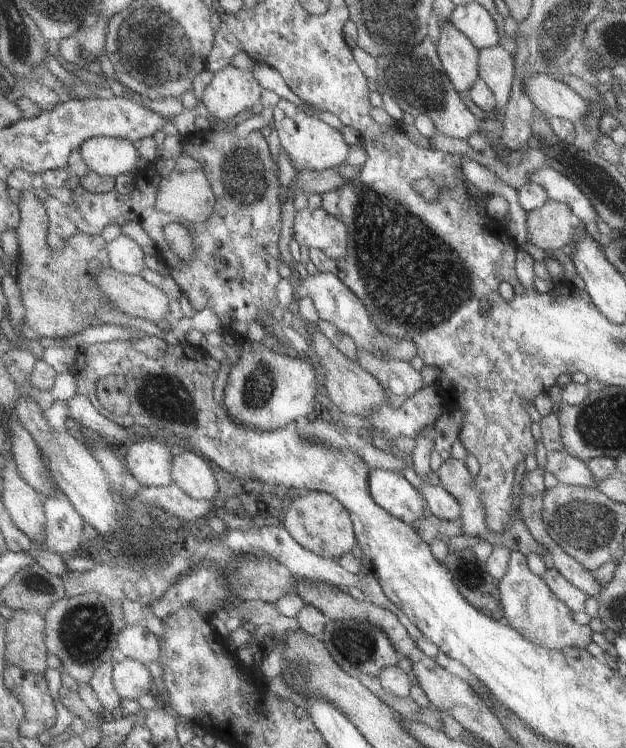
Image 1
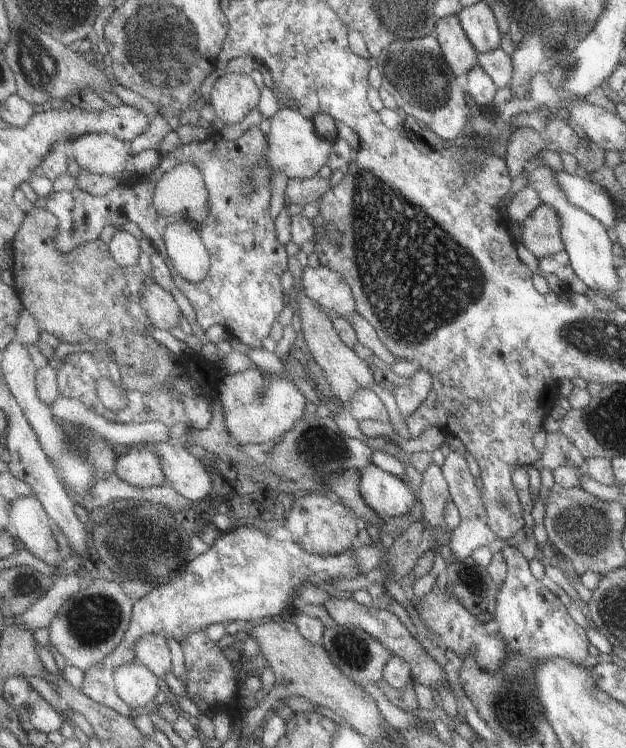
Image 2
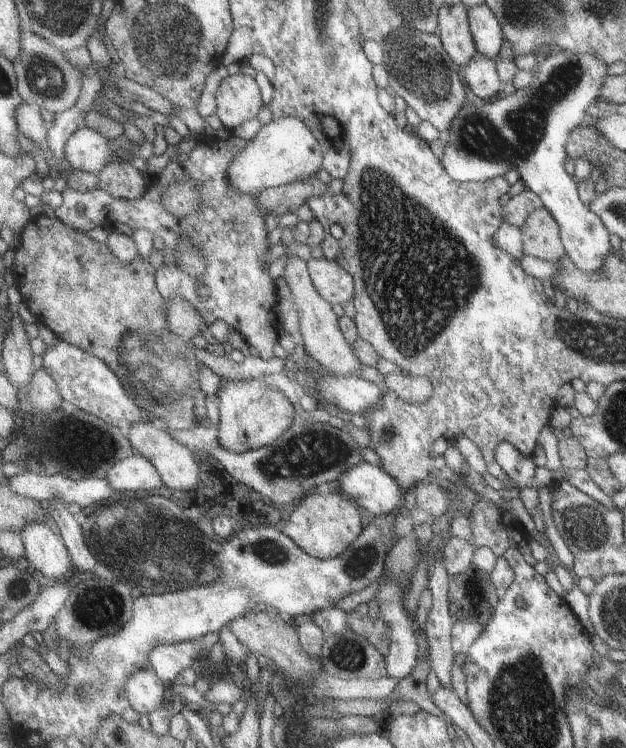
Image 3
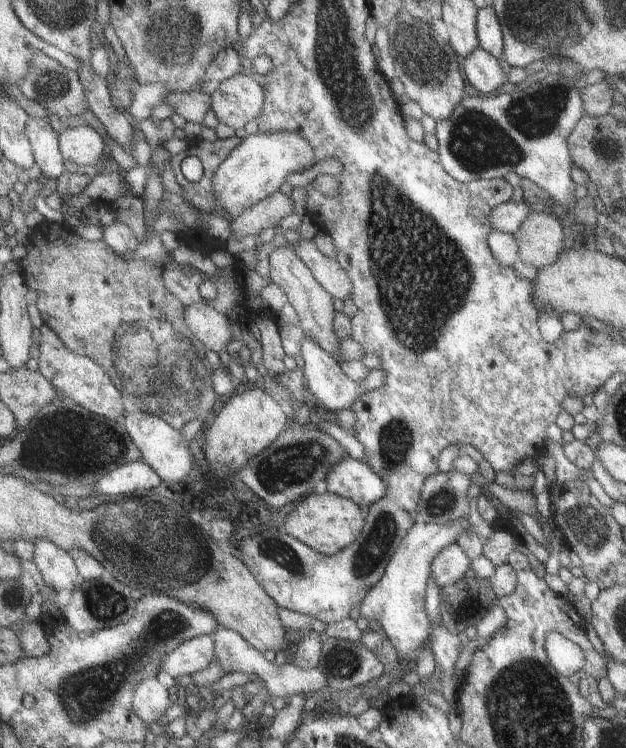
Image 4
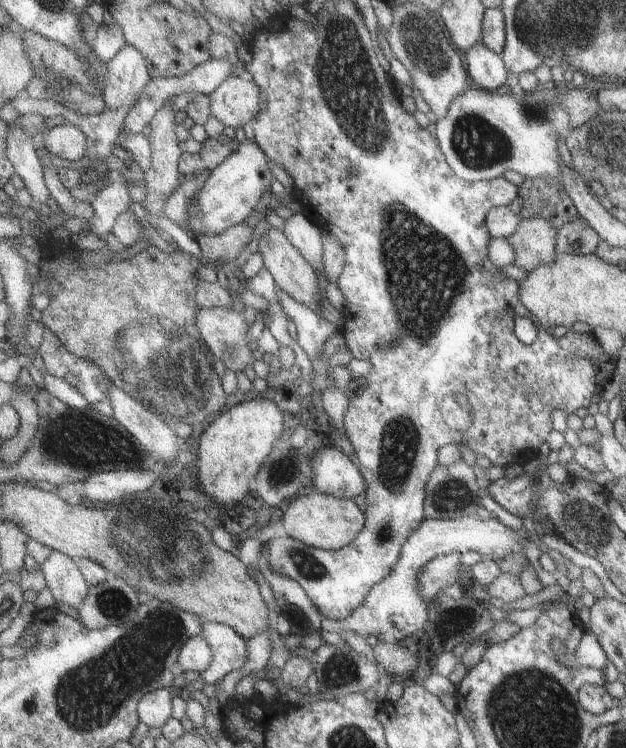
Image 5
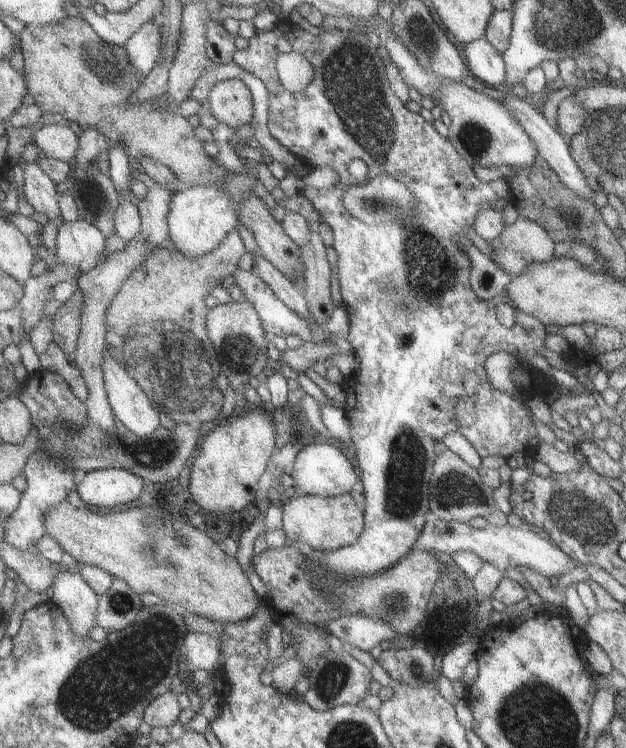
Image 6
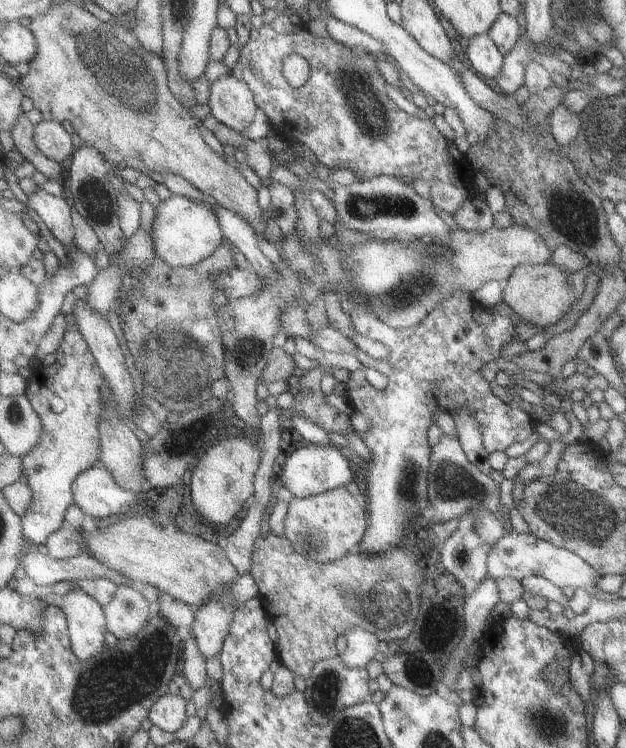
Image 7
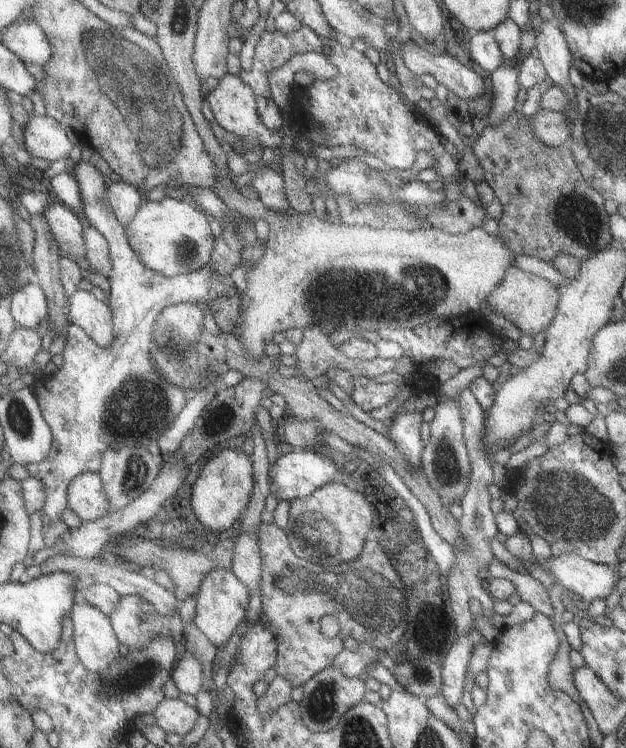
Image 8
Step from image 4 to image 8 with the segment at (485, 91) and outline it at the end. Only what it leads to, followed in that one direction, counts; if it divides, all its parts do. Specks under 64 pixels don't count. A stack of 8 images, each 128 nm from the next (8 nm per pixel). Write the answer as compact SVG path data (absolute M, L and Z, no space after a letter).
M493 29L488 31L477 31L469 34L469 54L471 54L474 63L481 66L483 70L491 72L497 66L502 64L499 47L493 36Z

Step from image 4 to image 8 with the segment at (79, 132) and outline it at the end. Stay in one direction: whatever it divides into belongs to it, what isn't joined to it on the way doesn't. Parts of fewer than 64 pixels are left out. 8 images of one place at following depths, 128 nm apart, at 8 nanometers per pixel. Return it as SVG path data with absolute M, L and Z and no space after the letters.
M47 114L31 116L25 125L22 139L24 150L48 162L68 156L76 142L63 120L55 120Z

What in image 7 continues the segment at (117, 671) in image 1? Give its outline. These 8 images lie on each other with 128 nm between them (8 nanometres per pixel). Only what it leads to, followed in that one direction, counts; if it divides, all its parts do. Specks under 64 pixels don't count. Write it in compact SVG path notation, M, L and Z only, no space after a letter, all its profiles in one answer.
M169 692L152 706L148 718L153 725L160 726L164 731L177 732L187 722L185 704L186 700L180 694Z

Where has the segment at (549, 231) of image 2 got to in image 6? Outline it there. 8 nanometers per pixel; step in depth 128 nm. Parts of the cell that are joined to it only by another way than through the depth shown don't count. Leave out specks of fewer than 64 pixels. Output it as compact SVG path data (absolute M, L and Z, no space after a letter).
M517 217L512 224L489 239L488 257L512 277L517 276L528 264L540 263L554 256L555 243L545 229L536 222Z

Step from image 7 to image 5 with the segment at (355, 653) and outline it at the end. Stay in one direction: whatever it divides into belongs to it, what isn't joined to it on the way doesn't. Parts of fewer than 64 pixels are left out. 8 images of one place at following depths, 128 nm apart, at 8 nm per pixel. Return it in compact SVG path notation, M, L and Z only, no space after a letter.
M477 516L456 519L423 519L401 545L399 558L383 580L375 583L345 618L331 620L323 617L320 628L325 632L347 632L360 636L361 640L397 642L426 627L426 608L416 585L419 569L434 556L452 552L475 551L483 559L498 561L517 551L524 554L523 545L529 538L522 537L496 519L481 521Z

